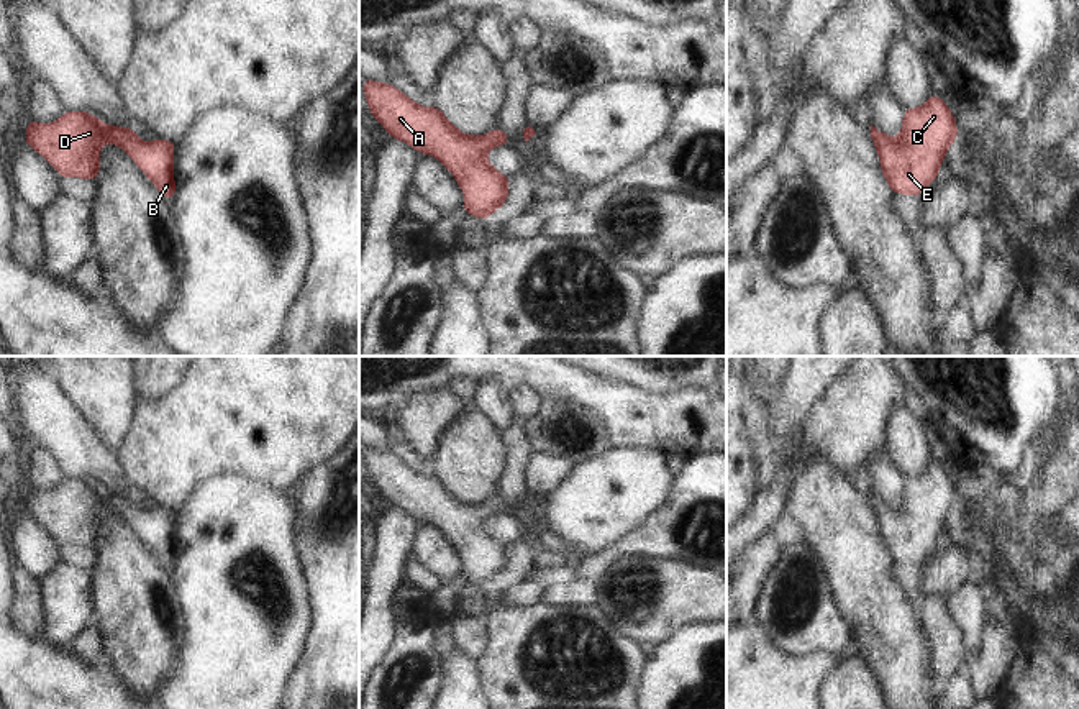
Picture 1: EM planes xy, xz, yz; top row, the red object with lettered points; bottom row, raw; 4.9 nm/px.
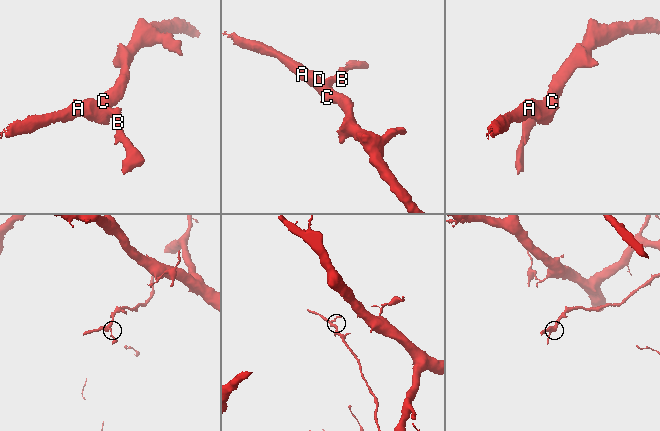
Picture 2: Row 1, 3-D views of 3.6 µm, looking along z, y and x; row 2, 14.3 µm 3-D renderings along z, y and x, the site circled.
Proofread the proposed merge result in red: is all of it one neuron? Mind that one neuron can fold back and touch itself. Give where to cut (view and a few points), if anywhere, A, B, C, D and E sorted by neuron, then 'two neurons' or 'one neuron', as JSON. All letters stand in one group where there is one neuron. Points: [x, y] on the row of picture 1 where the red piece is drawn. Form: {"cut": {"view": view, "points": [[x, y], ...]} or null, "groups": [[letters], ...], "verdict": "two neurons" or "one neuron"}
{"cut": null, "groups": [["A", "B", "C", "D", "E"]], "verdict": "one neuron"}

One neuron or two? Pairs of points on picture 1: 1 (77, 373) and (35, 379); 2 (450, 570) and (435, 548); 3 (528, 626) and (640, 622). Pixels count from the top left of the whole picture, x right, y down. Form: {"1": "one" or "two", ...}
{"1": "two", "2": "one", "3": "two"}

